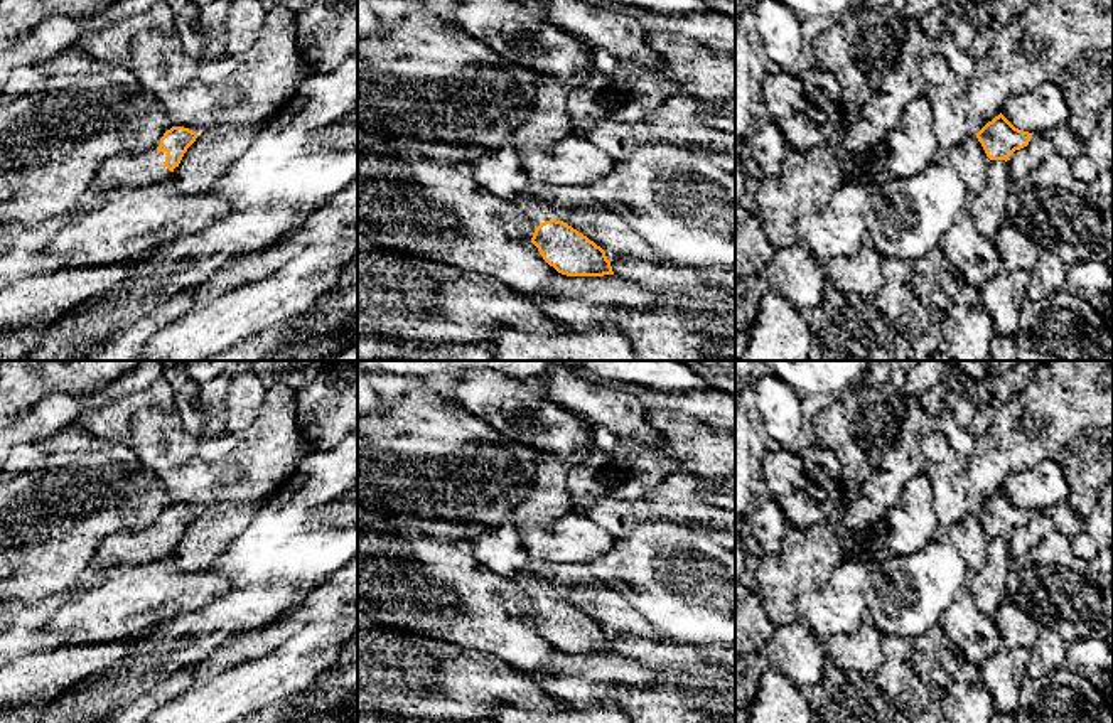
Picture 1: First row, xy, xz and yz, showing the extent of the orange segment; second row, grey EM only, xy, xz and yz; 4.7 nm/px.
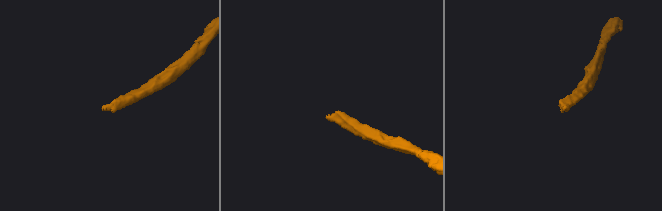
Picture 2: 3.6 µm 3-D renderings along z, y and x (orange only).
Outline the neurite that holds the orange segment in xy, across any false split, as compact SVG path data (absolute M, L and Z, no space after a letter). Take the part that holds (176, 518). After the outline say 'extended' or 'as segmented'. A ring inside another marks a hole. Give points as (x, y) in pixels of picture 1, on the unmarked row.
M172 504L143 529L123 529L105 538L94 553L91 566L113 575L126 568L165 560L196 516L197 511L192 507Z | extended

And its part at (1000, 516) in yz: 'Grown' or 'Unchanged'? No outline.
Unchanged

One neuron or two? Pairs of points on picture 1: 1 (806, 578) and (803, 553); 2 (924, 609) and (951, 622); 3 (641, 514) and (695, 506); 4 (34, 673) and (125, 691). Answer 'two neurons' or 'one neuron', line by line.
1: one neuron
2: two neurons
3: one neuron
4: two neurons

